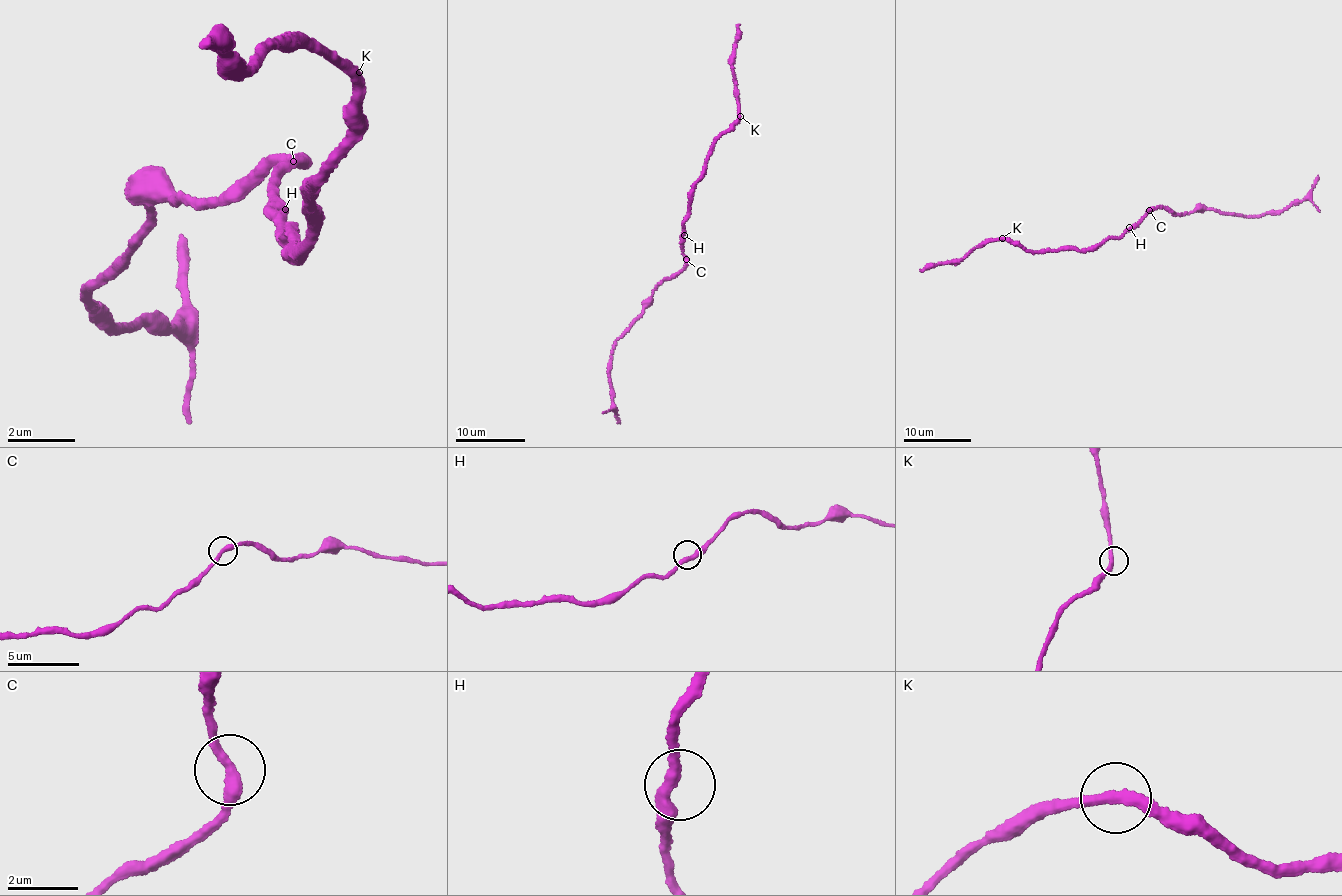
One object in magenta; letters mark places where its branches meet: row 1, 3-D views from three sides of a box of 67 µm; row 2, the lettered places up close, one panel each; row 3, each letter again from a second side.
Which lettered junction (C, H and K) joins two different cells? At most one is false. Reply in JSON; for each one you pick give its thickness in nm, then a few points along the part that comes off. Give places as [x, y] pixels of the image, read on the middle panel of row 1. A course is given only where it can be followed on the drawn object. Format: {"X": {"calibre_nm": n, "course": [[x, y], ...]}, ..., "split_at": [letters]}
{"split_at": []}

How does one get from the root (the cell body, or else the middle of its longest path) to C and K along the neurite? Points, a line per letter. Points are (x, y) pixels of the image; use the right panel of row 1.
C: (1128, 230), (1149, 211)
K: (1128, 230), (1083, 251), (1023, 249), (1002, 238)

